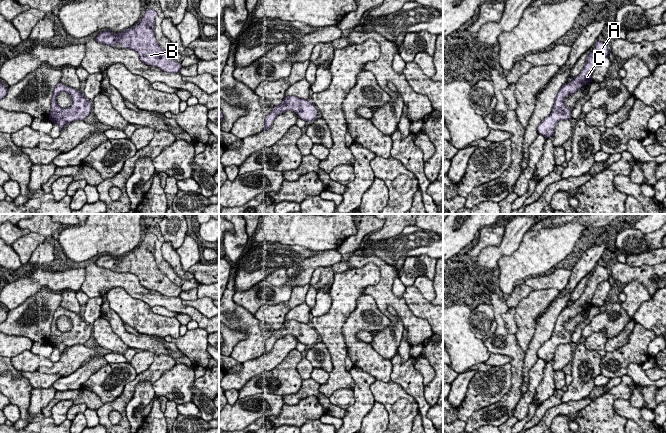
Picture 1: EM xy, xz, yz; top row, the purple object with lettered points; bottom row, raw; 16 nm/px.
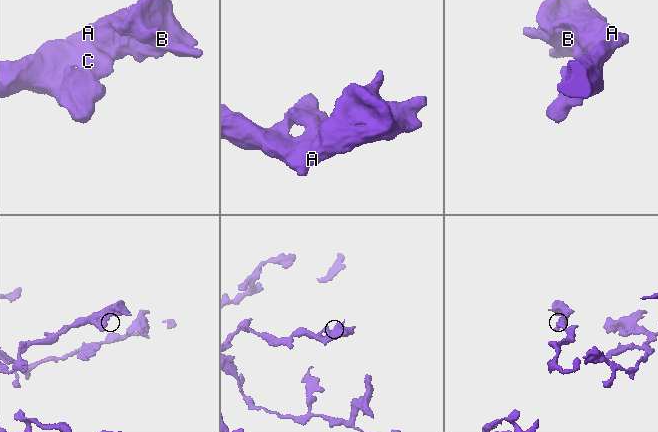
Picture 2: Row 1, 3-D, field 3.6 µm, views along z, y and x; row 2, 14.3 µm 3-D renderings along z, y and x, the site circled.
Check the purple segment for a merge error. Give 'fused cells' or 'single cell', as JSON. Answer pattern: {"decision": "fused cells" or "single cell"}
{"decision": "single cell"}

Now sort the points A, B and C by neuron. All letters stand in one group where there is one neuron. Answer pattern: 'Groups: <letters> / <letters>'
Groups: A B C

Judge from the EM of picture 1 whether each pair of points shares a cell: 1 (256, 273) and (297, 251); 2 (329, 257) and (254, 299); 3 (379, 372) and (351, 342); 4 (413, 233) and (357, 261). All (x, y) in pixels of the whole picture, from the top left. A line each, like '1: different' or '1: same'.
1: same
2: same
3: same
4: different

